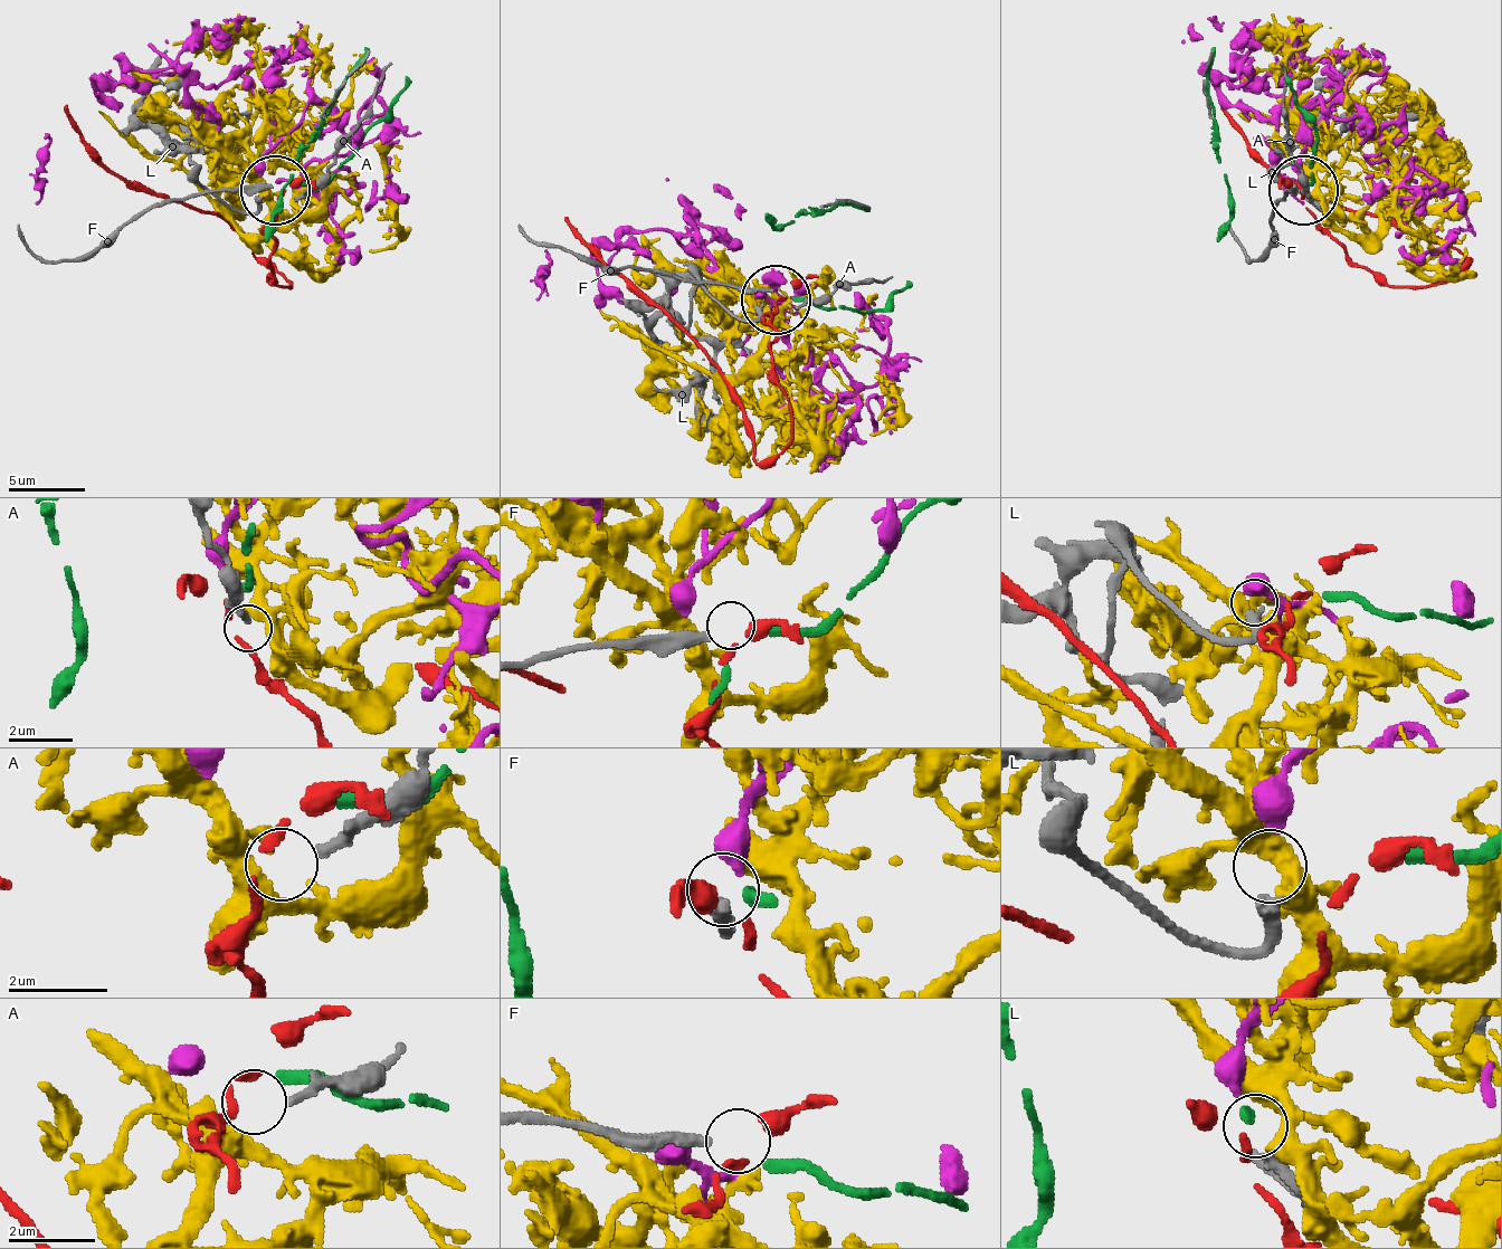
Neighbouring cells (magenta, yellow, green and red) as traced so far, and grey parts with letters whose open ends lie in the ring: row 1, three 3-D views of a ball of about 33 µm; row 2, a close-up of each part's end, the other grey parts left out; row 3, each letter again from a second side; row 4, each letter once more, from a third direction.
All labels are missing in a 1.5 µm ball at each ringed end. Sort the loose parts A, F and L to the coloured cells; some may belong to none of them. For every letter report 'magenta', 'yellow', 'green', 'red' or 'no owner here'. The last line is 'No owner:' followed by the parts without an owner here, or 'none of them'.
A: no owner here
F: green
L: magenta
No owner: A

